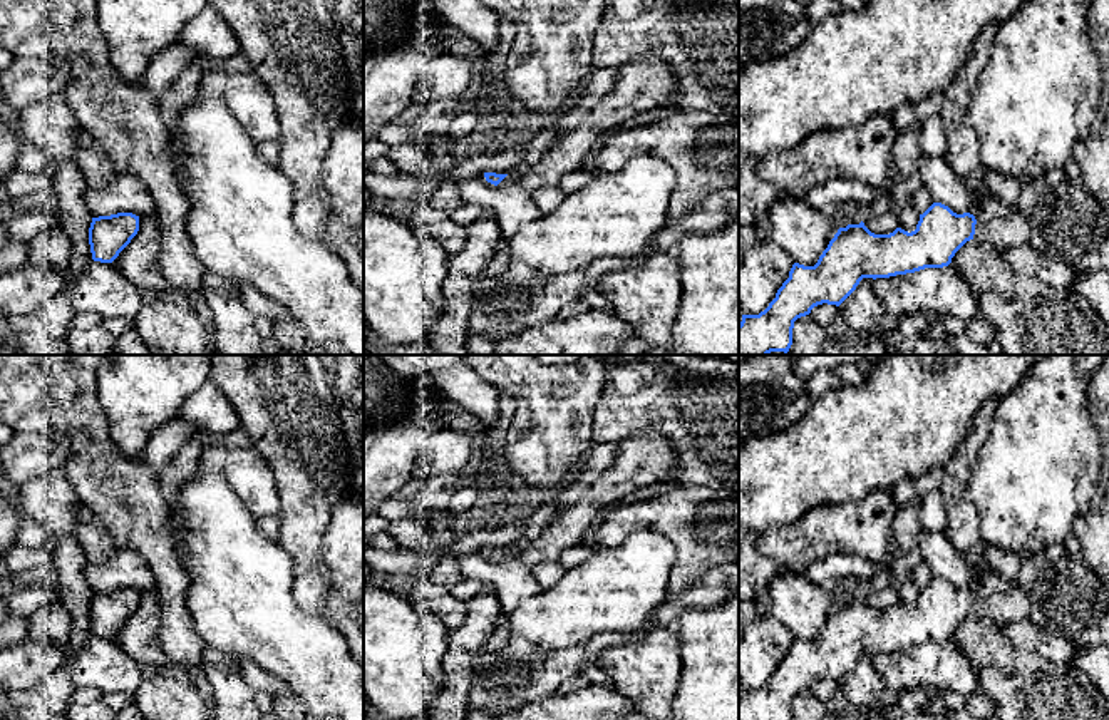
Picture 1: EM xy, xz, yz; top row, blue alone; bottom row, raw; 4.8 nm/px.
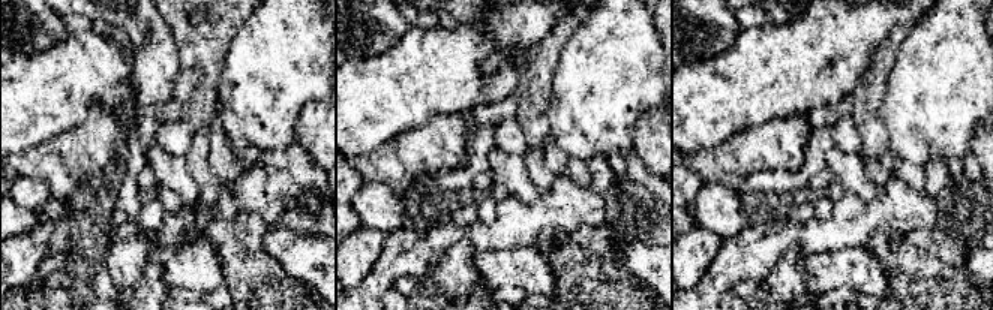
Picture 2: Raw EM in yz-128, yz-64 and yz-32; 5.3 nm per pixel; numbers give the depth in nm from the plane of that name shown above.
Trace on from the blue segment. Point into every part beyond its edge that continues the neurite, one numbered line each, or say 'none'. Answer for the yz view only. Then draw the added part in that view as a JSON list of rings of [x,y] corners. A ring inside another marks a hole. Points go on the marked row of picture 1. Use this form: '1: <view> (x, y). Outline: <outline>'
1: yz (999, 225). Outline: [[[987,189],[980,196],[973,216],[977,219],[973,239],[983,241],[993,249],[1007,249],[1030,241],[1029,213],[1015,211]]]

